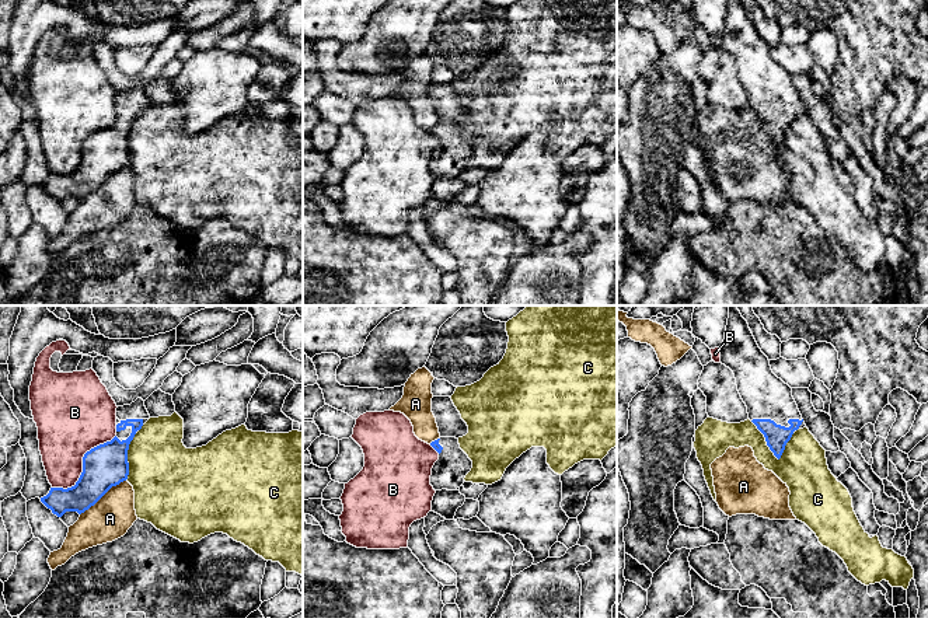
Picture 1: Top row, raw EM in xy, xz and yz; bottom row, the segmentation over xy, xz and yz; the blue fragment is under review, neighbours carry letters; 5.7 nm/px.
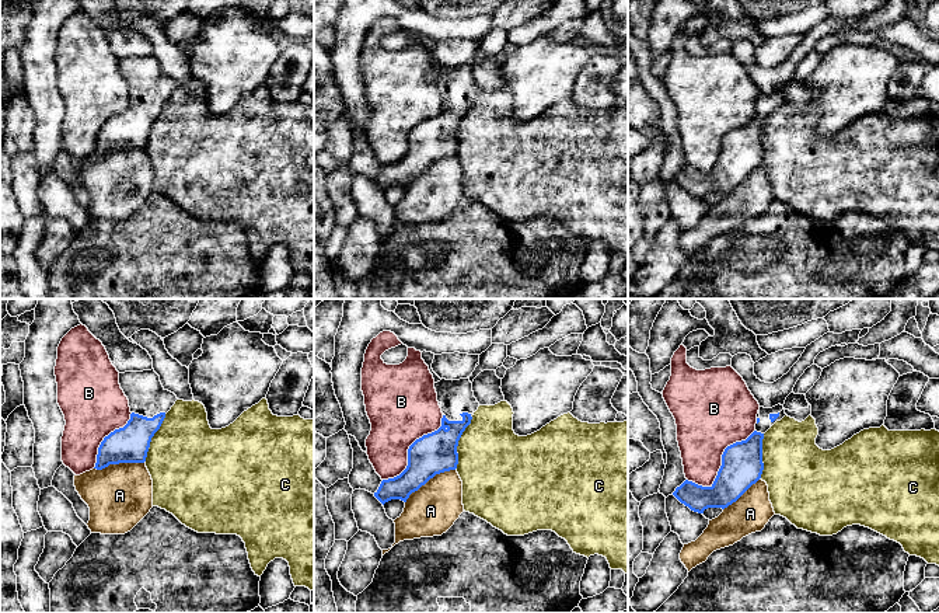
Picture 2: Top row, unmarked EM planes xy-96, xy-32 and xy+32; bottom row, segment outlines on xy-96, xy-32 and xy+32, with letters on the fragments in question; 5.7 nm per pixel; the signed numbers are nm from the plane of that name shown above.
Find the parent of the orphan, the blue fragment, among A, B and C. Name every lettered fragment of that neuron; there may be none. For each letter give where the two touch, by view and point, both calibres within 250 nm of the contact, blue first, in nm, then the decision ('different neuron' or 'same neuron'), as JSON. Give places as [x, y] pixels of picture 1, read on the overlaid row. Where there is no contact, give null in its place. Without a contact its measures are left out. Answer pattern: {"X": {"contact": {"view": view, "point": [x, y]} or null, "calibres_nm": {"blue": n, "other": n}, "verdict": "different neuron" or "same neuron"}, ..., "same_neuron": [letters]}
{"A": {"contact": {"view": "xy", "point": [103, 495]}, "calibres_nm": {"blue": 260, "other": 240}, "verdict": "different neuron"}, "B": {"contact": {"view": "xy", "point": [83, 465]}, "calibres_nm": {"blue": 260, "other": 360}, "verdict": "different neuron"}, "C": {"contact": {"view": "yz", "point": [766, 440]}, "calibres_nm": {"blue": 140, "other": 260}, "verdict": "different neuron"}, "same_neuron": []}

